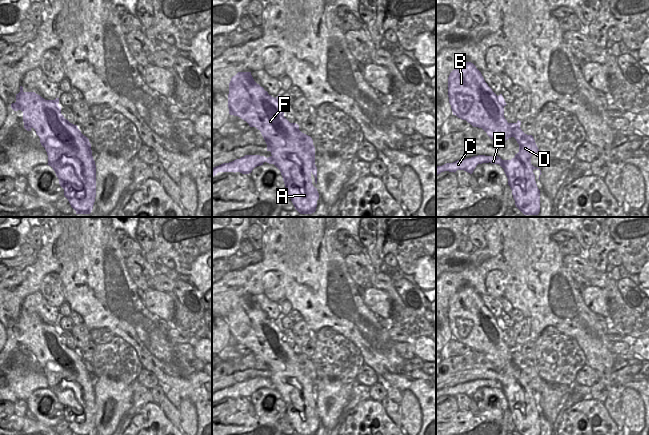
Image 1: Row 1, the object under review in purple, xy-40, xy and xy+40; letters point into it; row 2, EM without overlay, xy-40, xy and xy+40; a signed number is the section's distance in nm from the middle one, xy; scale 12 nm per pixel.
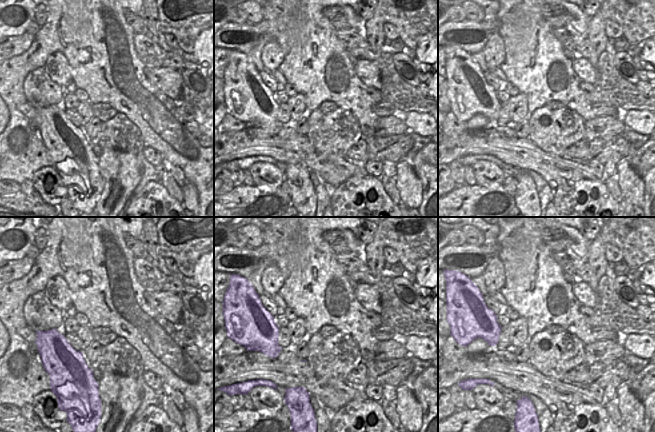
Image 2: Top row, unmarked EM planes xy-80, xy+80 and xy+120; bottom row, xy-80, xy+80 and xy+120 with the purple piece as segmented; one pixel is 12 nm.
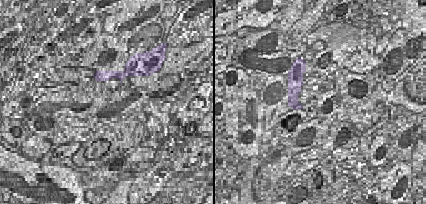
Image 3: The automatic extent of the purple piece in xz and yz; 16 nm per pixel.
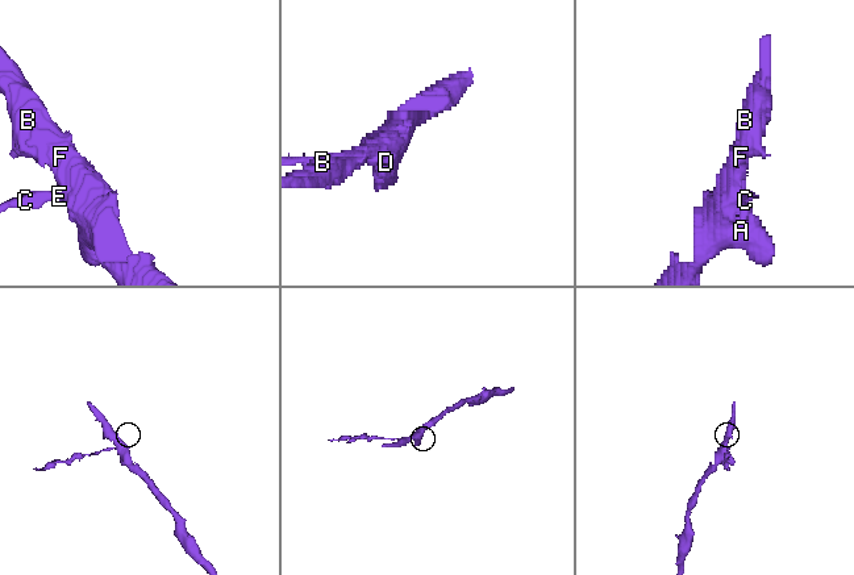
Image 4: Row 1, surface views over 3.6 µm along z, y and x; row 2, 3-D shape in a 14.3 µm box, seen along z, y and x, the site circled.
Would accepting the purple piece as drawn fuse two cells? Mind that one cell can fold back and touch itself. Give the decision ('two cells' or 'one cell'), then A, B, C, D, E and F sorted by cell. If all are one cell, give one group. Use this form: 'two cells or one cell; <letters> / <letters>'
two cells; A B D F / C E

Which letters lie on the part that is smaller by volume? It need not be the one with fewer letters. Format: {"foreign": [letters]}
{"foreign": ["C", "E"]}

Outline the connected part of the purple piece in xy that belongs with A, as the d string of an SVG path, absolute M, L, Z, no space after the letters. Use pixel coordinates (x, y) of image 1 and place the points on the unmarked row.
M238 296L231 302L228 318L229 338L238 340L250 351L256 351L262 358L267 375L275 381L274 388L281 396L286 415L297 435L316 435L319 417L312 408L311 399L317 408L317 391L315 389L315 371L310 360L299 354L299 349L290 347L284 341L281 320L274 322L257 308L251 296Z

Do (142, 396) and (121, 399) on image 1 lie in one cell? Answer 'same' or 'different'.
different

